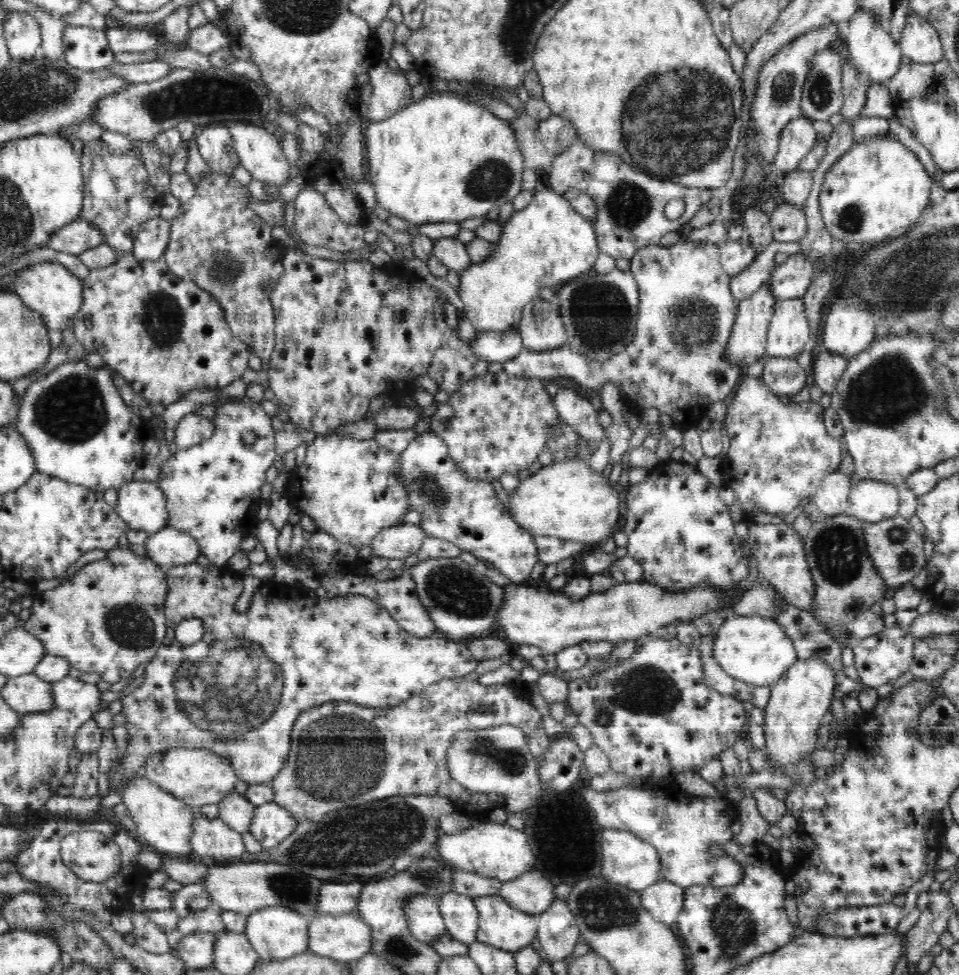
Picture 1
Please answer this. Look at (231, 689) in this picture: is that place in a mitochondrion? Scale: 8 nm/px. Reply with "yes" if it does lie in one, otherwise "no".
yes

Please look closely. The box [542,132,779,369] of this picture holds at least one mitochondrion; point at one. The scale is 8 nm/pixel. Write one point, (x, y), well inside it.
(601, 314)

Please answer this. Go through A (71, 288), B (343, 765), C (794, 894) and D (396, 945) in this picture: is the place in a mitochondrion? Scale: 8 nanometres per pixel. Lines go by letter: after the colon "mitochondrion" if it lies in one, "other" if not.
A: other
B: mitochondrion
C: other
D: mitochondrion

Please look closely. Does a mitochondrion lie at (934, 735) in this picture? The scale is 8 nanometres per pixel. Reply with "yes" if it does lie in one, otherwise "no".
no

